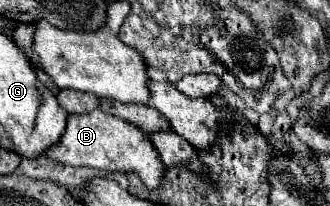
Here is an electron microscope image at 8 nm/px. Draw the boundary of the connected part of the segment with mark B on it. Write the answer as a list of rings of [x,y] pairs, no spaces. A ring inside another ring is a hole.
[[[92,110],[88,114],[70,114],[64,134],[56,144],[48,148],[48,152],[44,152],[44,156],[62,164],[90,166],[106,172],[136,172],[142,178],[144,186],[150,190],[158,188],[164,178],[164,164],[152,148],[148,136],[140,132],[140,128],[132,128],[132,124],[104,114],[102,110]]]

